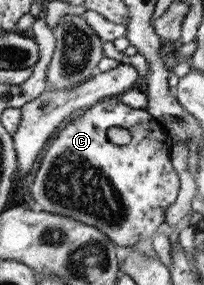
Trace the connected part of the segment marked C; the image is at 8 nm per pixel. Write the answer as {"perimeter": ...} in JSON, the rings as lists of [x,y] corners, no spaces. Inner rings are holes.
{"perimeter":[[[116,95],[101,99],[91,104],[89,108],[83,109],[79,118],[65,122],[56,130],[55,134],[56,137],[52,138],[52,142],[48,145],[45,154],[42,155],[42,159],[40,159],[40,164],[38,165],[38,169],[36,169],[36,173],[34,173],[34,179],[32,179],[32,184],[30,185],[30,195],[32,195],[31,199],[35,203],[35,208],[47,211],[48,213],[70,216],[76,221],[96,227],[98,231],[101,231],[108,239],[111,239],[112,243],[120,245],[120,247],[130,247],[137,241],[140,241],[140,239],[154,235],[164,224],[166,207],[176,199],[177,191],[179,190],[179,177],[171,166],[169,156],[172,143],[163,127],[145,109],[128,107],[121,102],[120,95]],[[114,126],[123,127],[130,132],[131,140],[128,145],[114,145],[106,139],[107,129]]]}

